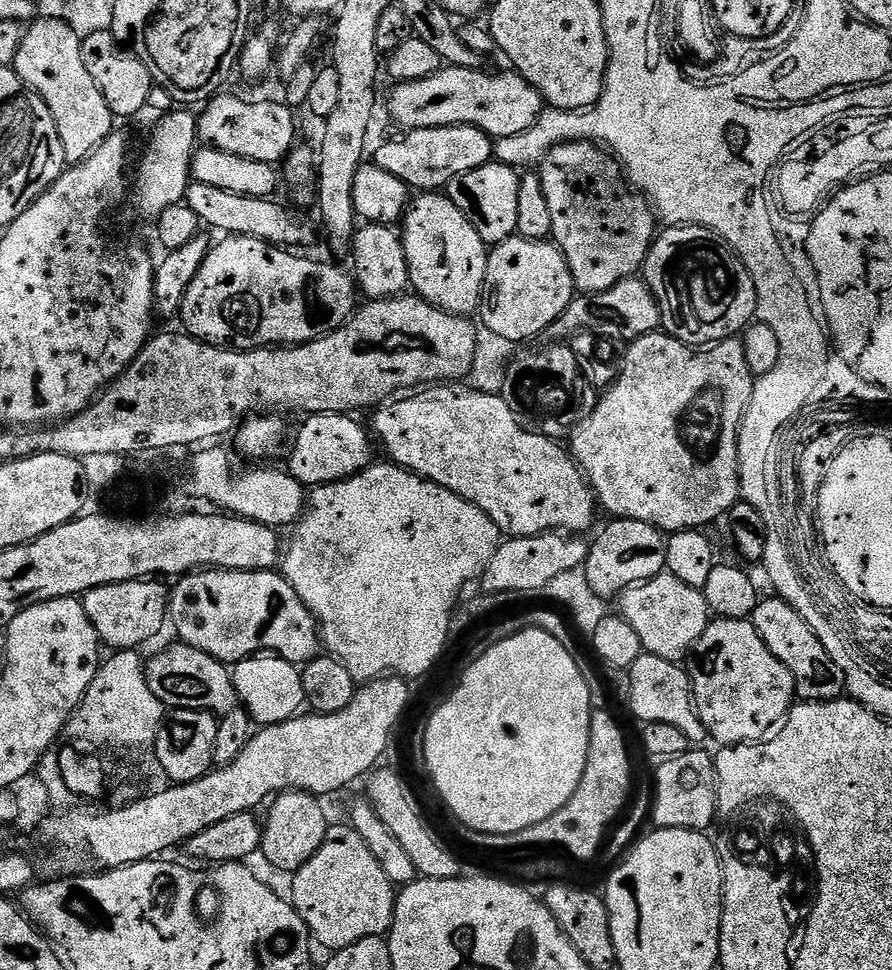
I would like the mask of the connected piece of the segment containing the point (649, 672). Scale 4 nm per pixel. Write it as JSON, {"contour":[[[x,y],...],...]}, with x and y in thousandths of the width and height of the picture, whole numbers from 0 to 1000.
{"contour":[[[725,674],[717,675],[703,690],[704,722],[709,725],[709,734],[722,746],[747,744],[750,748],[760,748],[769,757],[772,765],[790,762],[789,746],[776,724],[776,701],[770,692],[757,680],[738,678]]]}

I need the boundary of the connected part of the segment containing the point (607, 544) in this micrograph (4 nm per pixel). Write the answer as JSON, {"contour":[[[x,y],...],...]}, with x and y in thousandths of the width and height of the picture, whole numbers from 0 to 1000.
{"contour":[[[691,534],[685,539],[668,558],[663,558],[654,585],[661,608],[677,621],[684,620],[685,614],[686,618],[694,615],[703,606],[711,606],[723,598],[732,598],[747,587],[749,558],[746,549],[731,540],[714,536]]]}

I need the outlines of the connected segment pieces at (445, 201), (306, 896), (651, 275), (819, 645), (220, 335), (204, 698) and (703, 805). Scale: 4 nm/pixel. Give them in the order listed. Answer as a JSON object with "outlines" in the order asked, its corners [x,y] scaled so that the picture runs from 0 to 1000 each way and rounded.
{"outlines":[[[[487,197],[467,203],[459,209],[451,228],[457,292],[479,313],[510,326],[528,327],[538,316],[538,305],[547,290],[548,253],[501,200]]],[[[389,848],[369,853],[361,872],[326,904],[325,930],[341,947],[349,968],[367,979],[380,979],[406,967],[439,960],[445,916],[428,901],[410,868]]],[[[746,234],[722,267],[720,288],[740,316],[740,338],[772,357],[797,357],[828,347],[848,330],[843,285],[797,235]]],[[[873,616],[865,619],[853,618],[842,633],[842,640],[850,649],[854,662],[886,691],[890,699],[892,718],[898,723],[908,722],[941,722],[947,716],[946,696],[942,690],[942,680],[928,673],[928,664],[920,659],[918,652],[914,652],[881,620]]],[[[252,242],[248,252],[239,251],[233,257],[231,270],[226,270],[226,278],[217,285],[217,291],[213,293],[213,299],[209,299],[209,307],[202,316],[200,327],[201,333],[206,333],[205,341],[219,351],[225,351],[229,355],[234,355],[241,359],[253,359],[267,363],[281,363],[288,359],[299,359],[302,357],[331,357],[333,355],[346,355],[349,351],[354,351],[359,346],[368,346],[387,334],[389,330],[395,329],[396,322],[401,316],[401,294],[393,284],[390,285],[381,276],[376,276],[372,272],[358,272],[354,268],[340,268],[332,264],[331,259],[320,258],[309,255],[308,252],[299,252],[297,247],[289,245],[276,245],[275,243]]],[[[196,662],[185,672],[179,672],[164,685],[164,696],[173,720],[184,725],[185,731],[207,730],[250,736],[266,729],[265,708],[260,705],[260,694],[248,681],[241,680],[234,672],[217,670],[217,666]]],[[[772,773],[769,777],[743,785],[735,796],[735,826],[731,829],[731,845],[735,854],[768,854],[775,858],[795,857],[802,845],[805,845],[803,832],[803,786],[797,778]]]]}

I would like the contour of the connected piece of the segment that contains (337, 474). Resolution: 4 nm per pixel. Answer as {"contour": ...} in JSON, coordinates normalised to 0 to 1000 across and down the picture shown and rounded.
{"contour":[[[350,427],[332,445],[332,455],[322,463],[321,485],[333,497],[342,501],[373,499],[392,493],[418,477],[419,454],[414,442],[390,427]]]}

